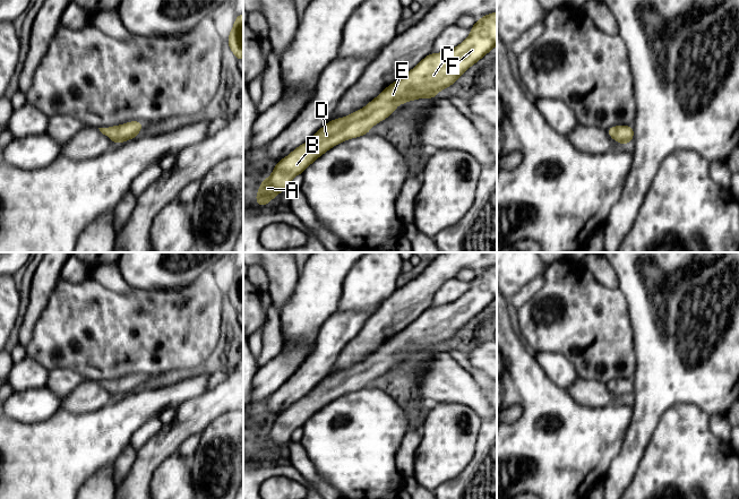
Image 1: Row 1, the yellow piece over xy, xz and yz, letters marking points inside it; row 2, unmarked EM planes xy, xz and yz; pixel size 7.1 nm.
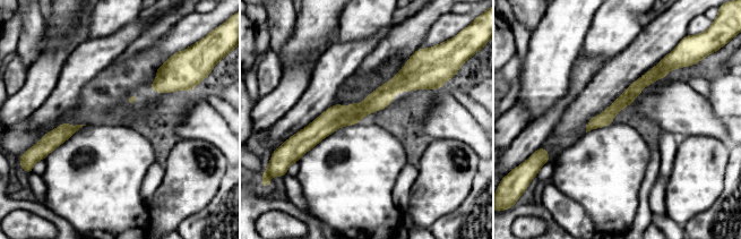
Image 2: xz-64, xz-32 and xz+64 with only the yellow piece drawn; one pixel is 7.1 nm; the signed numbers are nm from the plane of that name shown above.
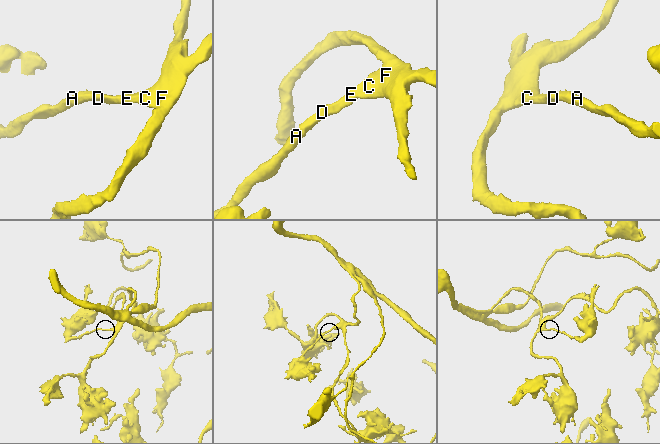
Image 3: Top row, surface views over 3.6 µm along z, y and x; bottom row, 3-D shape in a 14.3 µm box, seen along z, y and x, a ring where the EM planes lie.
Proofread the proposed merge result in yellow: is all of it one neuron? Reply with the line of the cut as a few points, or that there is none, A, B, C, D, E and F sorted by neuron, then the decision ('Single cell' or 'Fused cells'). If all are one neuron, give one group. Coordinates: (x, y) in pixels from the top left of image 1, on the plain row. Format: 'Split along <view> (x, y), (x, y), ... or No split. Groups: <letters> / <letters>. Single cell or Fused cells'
No split. Groups: A B C D E F. Single cell

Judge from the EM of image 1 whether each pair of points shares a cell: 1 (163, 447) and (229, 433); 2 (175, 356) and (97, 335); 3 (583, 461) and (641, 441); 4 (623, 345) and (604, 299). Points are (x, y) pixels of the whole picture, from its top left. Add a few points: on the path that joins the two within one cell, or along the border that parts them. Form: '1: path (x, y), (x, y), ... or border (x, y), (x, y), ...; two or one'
1: border (220, 415), (200, 433); two
2: path (159, 338), (134, 340), (128, 335), (118, 335); one
3: border (630, 423), (623, 447), (607, 471); two
4: path (611, 334), (604, 327), (604, 310); one

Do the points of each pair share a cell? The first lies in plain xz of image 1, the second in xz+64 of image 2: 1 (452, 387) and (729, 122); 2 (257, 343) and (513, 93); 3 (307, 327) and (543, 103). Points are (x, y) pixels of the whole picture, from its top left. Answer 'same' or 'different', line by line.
1: different
2: different
3: same

